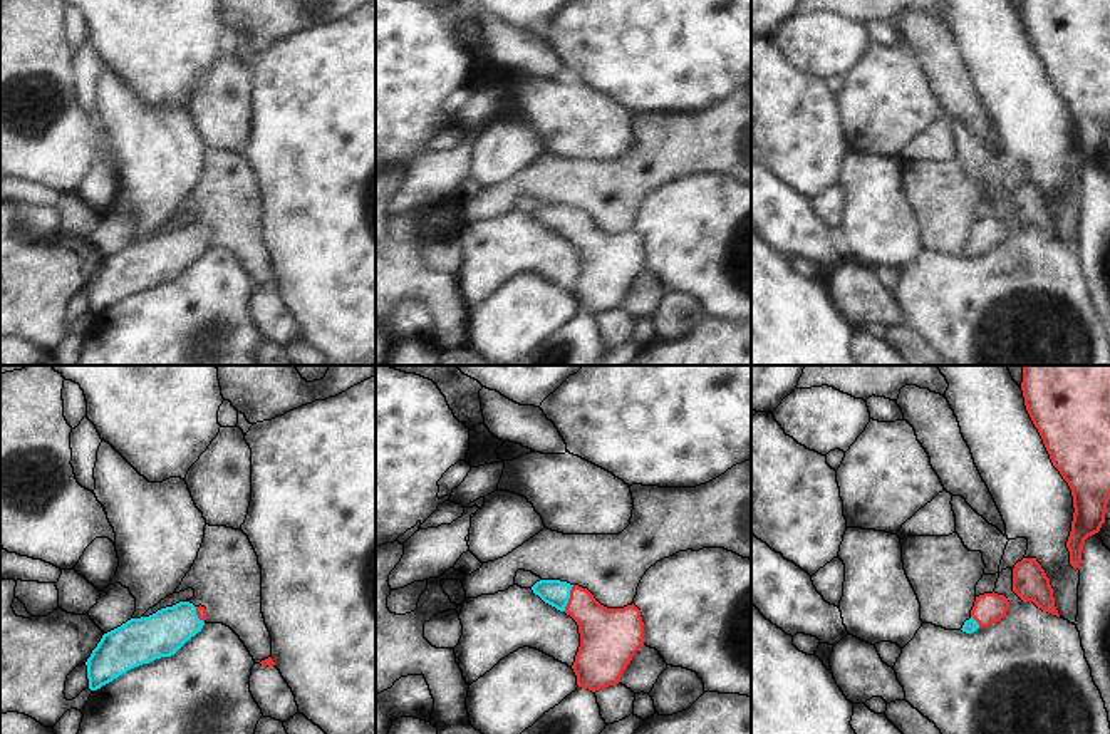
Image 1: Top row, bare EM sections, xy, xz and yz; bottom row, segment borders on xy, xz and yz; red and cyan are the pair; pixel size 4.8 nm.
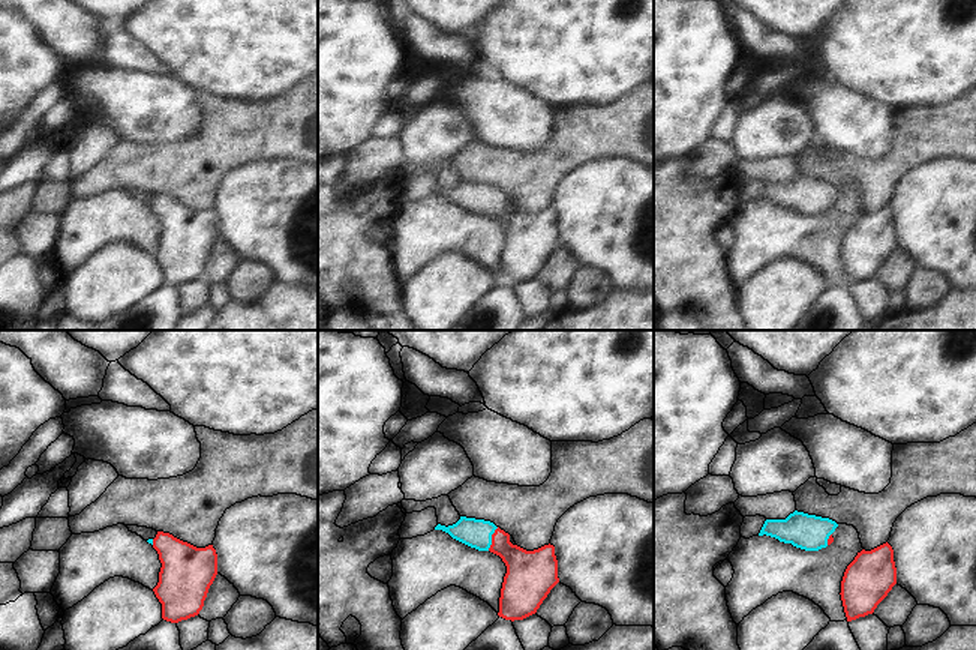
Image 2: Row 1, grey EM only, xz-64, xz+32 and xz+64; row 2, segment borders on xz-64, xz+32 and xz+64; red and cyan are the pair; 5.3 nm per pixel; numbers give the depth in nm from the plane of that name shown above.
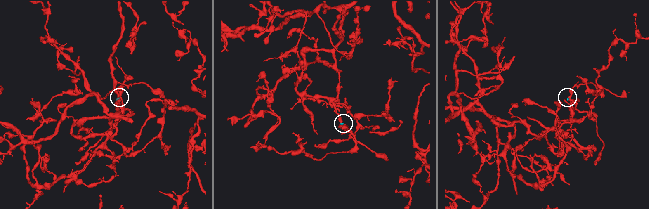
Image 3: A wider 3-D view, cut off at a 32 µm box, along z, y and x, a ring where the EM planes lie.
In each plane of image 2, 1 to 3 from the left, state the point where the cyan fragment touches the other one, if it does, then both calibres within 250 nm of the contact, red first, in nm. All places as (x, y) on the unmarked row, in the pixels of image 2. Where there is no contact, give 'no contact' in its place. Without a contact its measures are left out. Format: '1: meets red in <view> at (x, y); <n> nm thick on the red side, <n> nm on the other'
1: meets red in xz-64 at (153, 206); 280 nm thick on the red side, 30 nm on the other
2: meets red in xz+32 at (492, 203); 220 nm thick on the red side, 160 nm on the other
3: meets red in xz+64 at (828, 203); 30 nm thick on the red side, 190 nm on the other

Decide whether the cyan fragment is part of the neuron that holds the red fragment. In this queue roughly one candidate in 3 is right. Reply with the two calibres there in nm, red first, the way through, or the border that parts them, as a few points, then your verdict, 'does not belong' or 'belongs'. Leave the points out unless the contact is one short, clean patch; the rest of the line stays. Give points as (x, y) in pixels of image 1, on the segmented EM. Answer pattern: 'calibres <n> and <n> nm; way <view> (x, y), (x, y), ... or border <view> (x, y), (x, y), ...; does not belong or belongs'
calibres 260 and 130 nm; way xz (606, 634), (569, 599), (554, 592); belongs

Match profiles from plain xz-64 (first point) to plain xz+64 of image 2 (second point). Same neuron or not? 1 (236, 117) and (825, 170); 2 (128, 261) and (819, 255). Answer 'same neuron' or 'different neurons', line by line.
1: same neuron
2: different neurons

